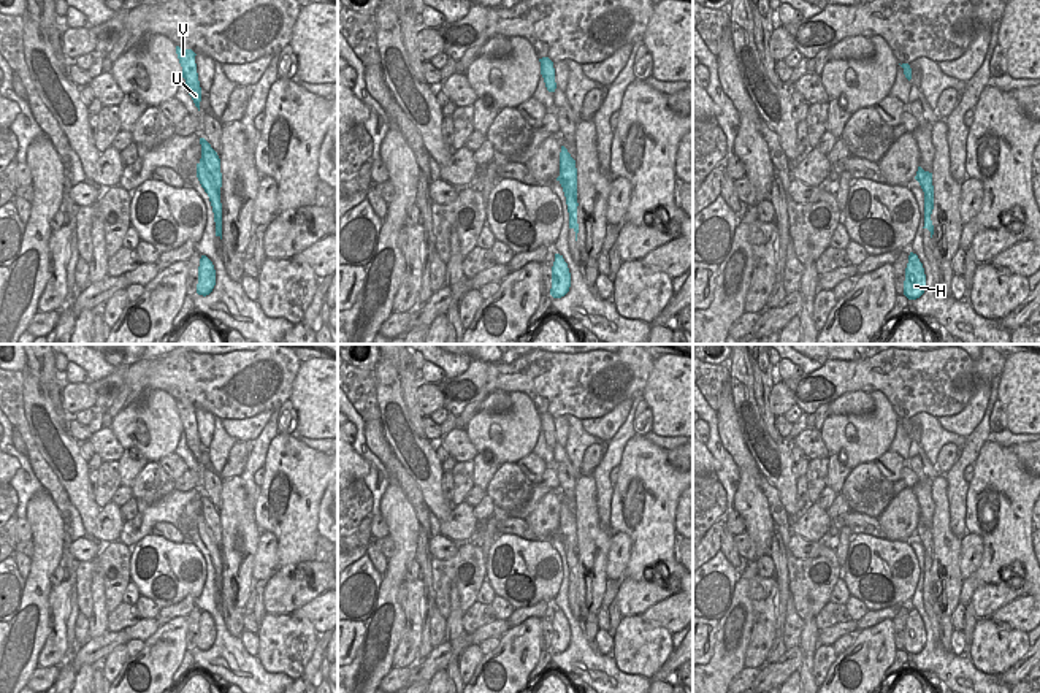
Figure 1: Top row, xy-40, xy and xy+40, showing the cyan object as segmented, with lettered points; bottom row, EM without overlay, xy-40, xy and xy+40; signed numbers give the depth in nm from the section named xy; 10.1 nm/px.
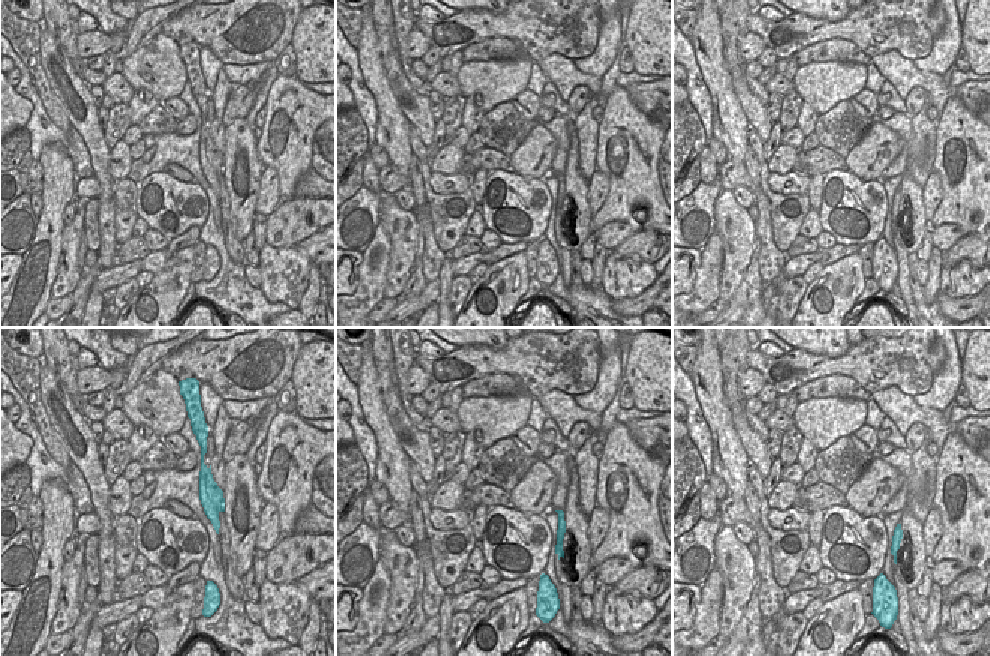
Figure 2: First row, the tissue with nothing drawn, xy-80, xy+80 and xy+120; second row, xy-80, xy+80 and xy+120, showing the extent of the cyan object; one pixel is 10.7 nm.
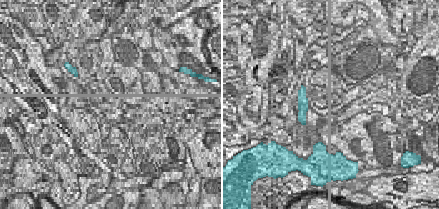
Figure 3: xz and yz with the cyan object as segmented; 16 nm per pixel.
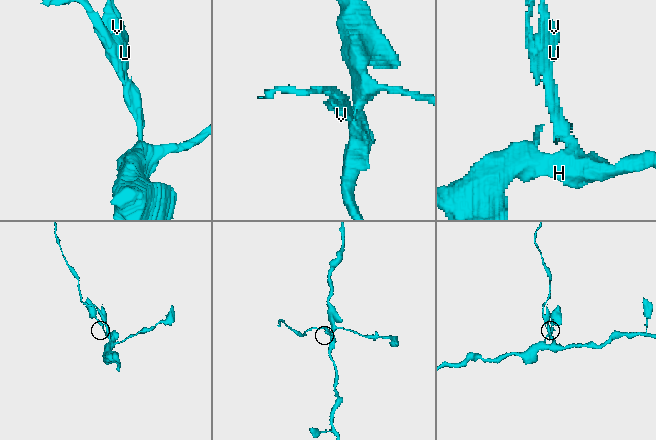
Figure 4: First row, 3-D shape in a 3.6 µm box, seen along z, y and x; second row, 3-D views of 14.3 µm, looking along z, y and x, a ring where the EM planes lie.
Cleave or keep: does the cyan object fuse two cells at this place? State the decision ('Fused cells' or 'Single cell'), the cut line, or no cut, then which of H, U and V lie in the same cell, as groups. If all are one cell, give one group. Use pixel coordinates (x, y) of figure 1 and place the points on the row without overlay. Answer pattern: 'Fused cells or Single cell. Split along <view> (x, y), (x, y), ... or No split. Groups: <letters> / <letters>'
Fused cells. Split along xy (568, 544), (576, 554). Groups: H / U V.

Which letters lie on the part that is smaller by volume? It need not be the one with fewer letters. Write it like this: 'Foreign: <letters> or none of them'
Foreign: U, V.

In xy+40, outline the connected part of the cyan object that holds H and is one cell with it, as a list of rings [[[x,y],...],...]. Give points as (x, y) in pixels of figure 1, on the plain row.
[[[910,607],[905,623],[904,650],[908,655],[920,653],[926,645],[926,630],[918,611]]]

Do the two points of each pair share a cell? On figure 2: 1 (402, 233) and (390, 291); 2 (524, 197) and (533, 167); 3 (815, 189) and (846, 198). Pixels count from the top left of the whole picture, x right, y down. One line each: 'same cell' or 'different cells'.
1: same cell
2: different cells
3: different cells

